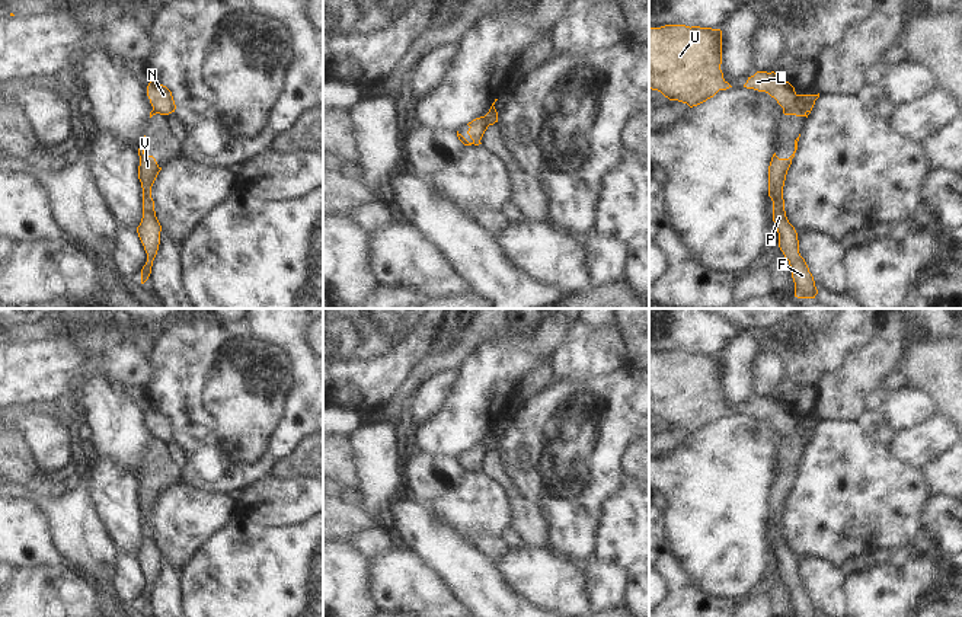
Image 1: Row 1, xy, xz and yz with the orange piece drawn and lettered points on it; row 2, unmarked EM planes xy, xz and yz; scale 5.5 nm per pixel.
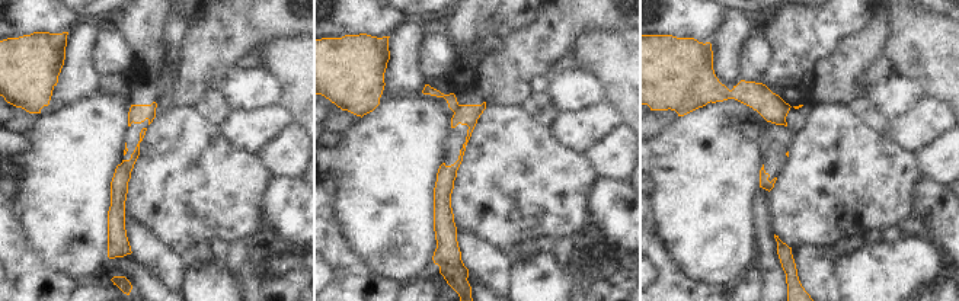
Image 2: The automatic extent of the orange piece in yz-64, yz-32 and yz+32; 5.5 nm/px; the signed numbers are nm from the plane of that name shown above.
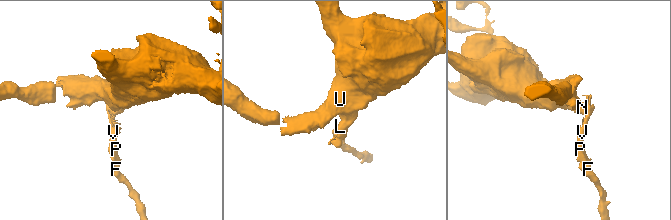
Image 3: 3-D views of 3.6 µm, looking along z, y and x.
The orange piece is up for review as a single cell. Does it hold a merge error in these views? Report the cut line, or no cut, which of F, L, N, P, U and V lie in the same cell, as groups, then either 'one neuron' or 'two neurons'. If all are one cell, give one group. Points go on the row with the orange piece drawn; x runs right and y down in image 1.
cut yz (798, 95), (783, 112); groups F P V / L N U; two neurons

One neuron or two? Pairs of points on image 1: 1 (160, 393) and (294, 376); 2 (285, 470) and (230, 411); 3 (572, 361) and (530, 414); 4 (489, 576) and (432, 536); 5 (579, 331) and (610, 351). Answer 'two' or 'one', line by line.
1: one
2: two
3: two
4: one
5: one

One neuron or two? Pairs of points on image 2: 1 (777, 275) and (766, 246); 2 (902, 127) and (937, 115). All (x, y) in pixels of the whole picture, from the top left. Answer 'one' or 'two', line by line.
1: one
2: one

